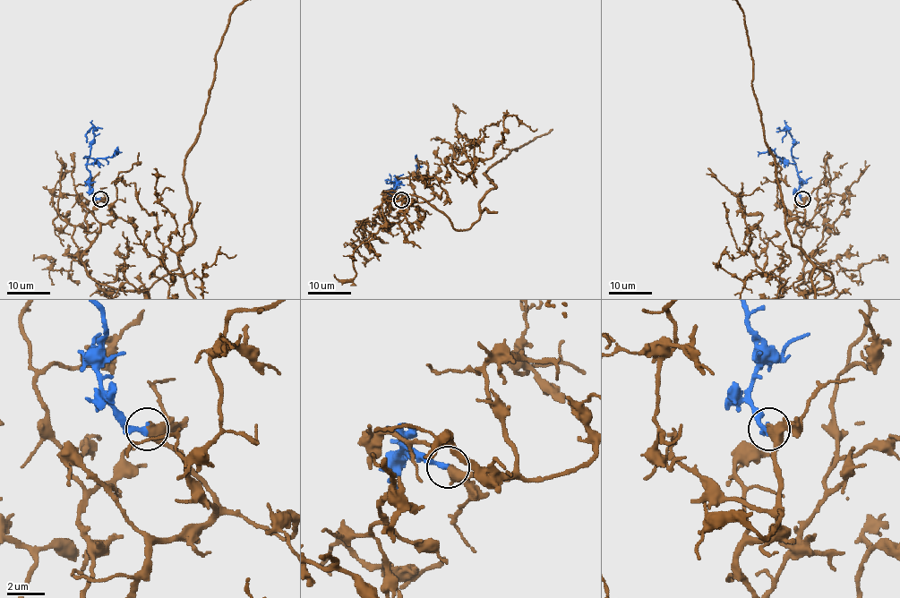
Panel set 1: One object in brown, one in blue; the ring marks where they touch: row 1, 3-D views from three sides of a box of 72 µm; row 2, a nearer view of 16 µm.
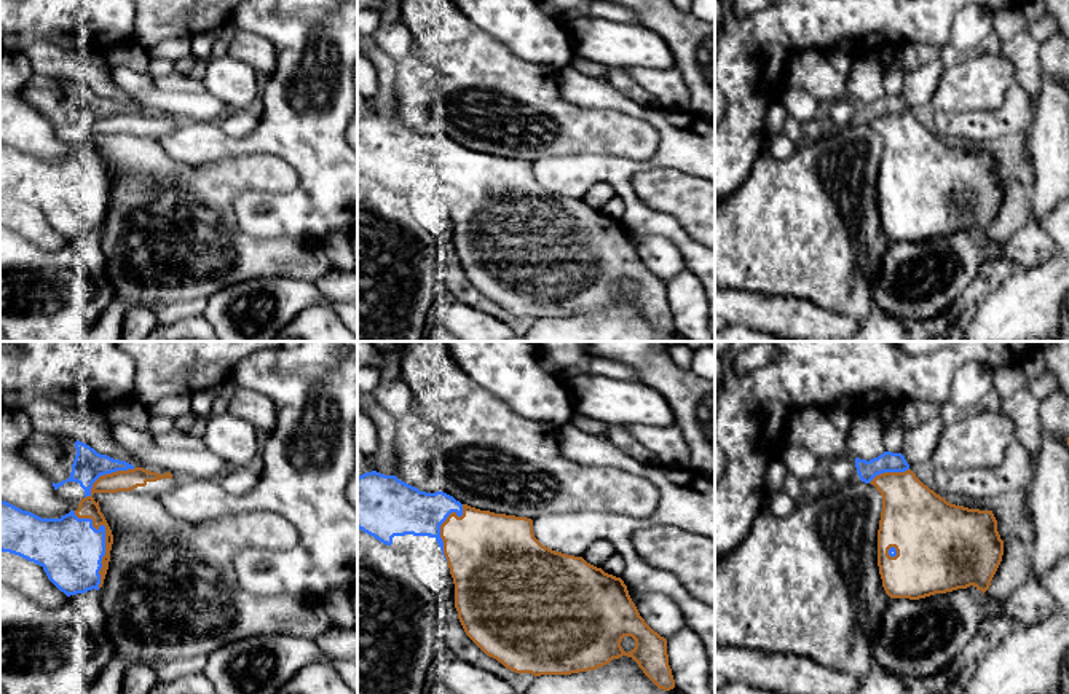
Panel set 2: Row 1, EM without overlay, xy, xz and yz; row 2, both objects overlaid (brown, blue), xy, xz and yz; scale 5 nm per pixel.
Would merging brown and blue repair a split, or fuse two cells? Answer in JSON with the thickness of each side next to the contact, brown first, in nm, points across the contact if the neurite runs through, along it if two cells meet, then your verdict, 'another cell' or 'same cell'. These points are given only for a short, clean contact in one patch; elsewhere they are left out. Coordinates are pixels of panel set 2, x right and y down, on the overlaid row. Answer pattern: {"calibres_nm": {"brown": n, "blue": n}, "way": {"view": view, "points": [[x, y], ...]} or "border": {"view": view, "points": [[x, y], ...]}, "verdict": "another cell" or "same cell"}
{"calibres_nm": {"brown": 100, "blue": 320}, "verdict": "same cell"}

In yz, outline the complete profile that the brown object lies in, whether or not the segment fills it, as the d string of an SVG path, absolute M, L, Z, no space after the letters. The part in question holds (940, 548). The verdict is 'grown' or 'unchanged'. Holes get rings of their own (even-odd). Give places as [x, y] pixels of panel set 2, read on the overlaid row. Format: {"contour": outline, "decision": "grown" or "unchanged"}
{"contour": "M884 451L870 461L855 458L855 467L860 480L874 485L882 496L878 566L882 587L890 598L919 600L970 586L983 593L989 589L1004 555L1004 541L997 531L992 511L968 509L948 503L916 477L901 453Z", "decision": "grown"}

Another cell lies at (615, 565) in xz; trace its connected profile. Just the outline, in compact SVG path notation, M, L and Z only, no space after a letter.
M613 552L609 558L602 565L602 570L608 574L621 578L625 570L625 562L619 554Z

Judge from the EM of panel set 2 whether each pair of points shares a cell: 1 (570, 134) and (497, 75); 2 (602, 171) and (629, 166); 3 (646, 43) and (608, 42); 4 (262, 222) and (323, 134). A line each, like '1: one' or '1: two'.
1: one
2: one
3: one
4: one

